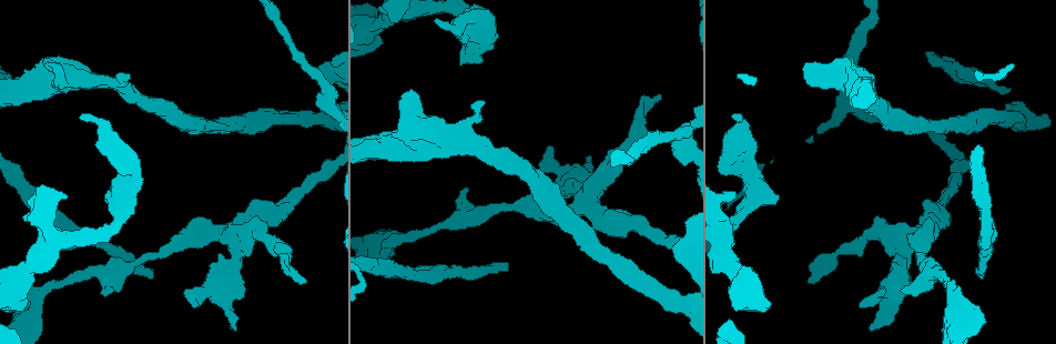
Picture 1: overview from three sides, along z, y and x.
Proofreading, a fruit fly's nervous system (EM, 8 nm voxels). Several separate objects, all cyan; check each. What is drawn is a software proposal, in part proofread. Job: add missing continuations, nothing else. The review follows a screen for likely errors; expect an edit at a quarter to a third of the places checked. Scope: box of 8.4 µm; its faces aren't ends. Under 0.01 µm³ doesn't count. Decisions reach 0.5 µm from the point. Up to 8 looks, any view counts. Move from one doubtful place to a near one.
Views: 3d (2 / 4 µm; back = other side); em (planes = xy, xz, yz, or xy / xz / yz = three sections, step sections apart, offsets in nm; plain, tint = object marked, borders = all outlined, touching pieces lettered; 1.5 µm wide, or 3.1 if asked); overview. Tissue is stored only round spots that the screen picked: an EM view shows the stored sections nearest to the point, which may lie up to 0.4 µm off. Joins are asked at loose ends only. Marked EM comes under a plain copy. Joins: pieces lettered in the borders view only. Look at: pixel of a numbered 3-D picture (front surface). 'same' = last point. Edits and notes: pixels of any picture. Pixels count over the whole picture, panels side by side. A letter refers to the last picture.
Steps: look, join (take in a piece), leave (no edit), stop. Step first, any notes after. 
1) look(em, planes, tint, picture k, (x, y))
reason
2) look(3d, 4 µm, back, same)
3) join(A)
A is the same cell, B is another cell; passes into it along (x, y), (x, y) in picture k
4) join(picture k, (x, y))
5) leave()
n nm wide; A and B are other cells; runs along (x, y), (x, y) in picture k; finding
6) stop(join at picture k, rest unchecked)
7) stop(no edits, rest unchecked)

look(em, planes, borders, picture 1, (901, 292))

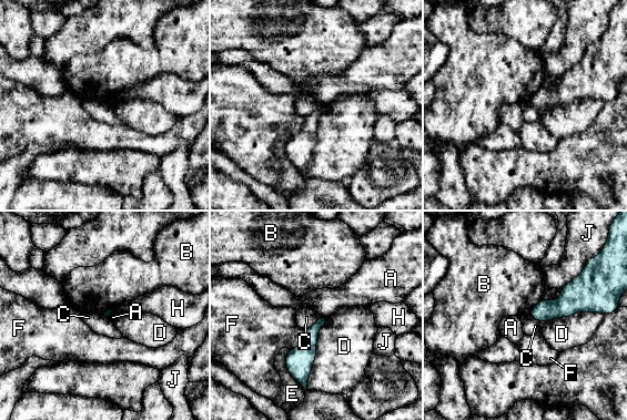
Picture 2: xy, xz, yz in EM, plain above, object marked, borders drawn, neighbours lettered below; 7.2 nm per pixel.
leave()
A, B, C, D, E, F, H and J are other cells; border along (322, 317), (305, 329) in picture 2; no lettered piece goes on from it

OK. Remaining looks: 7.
look(em, planes, borders, picture 1, (859, 304))
free end

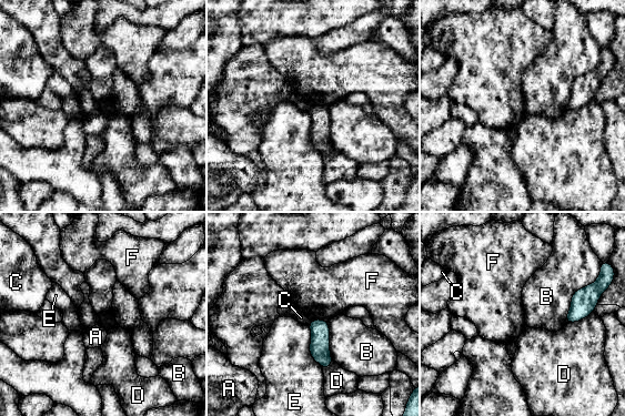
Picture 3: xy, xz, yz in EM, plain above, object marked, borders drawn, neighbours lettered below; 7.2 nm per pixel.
leave()
A, B, C, D, E and F are other cells; border along (326, 320), (311, 321) in picture 3; no lettered piece goes on from it

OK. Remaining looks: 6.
look(3d, 4 µm, picture 1, (438, 19))
free end

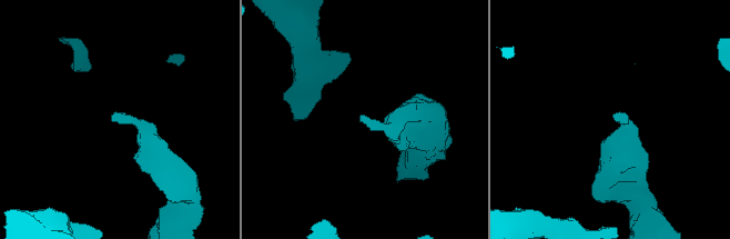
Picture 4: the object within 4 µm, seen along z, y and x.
look(em, xy, step 8, borders, picture 4, (615, 115))
shape alone is not enough

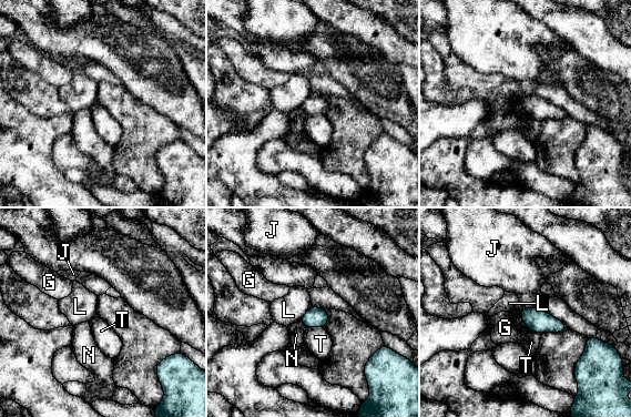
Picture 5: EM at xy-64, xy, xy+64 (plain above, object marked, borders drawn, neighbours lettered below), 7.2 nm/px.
leave()
G, J, L, N and T are other cells; border along (312, 305), (299, 319) in picture 5; none of them fits

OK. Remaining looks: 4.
stop(no edits, rest unchecked)

